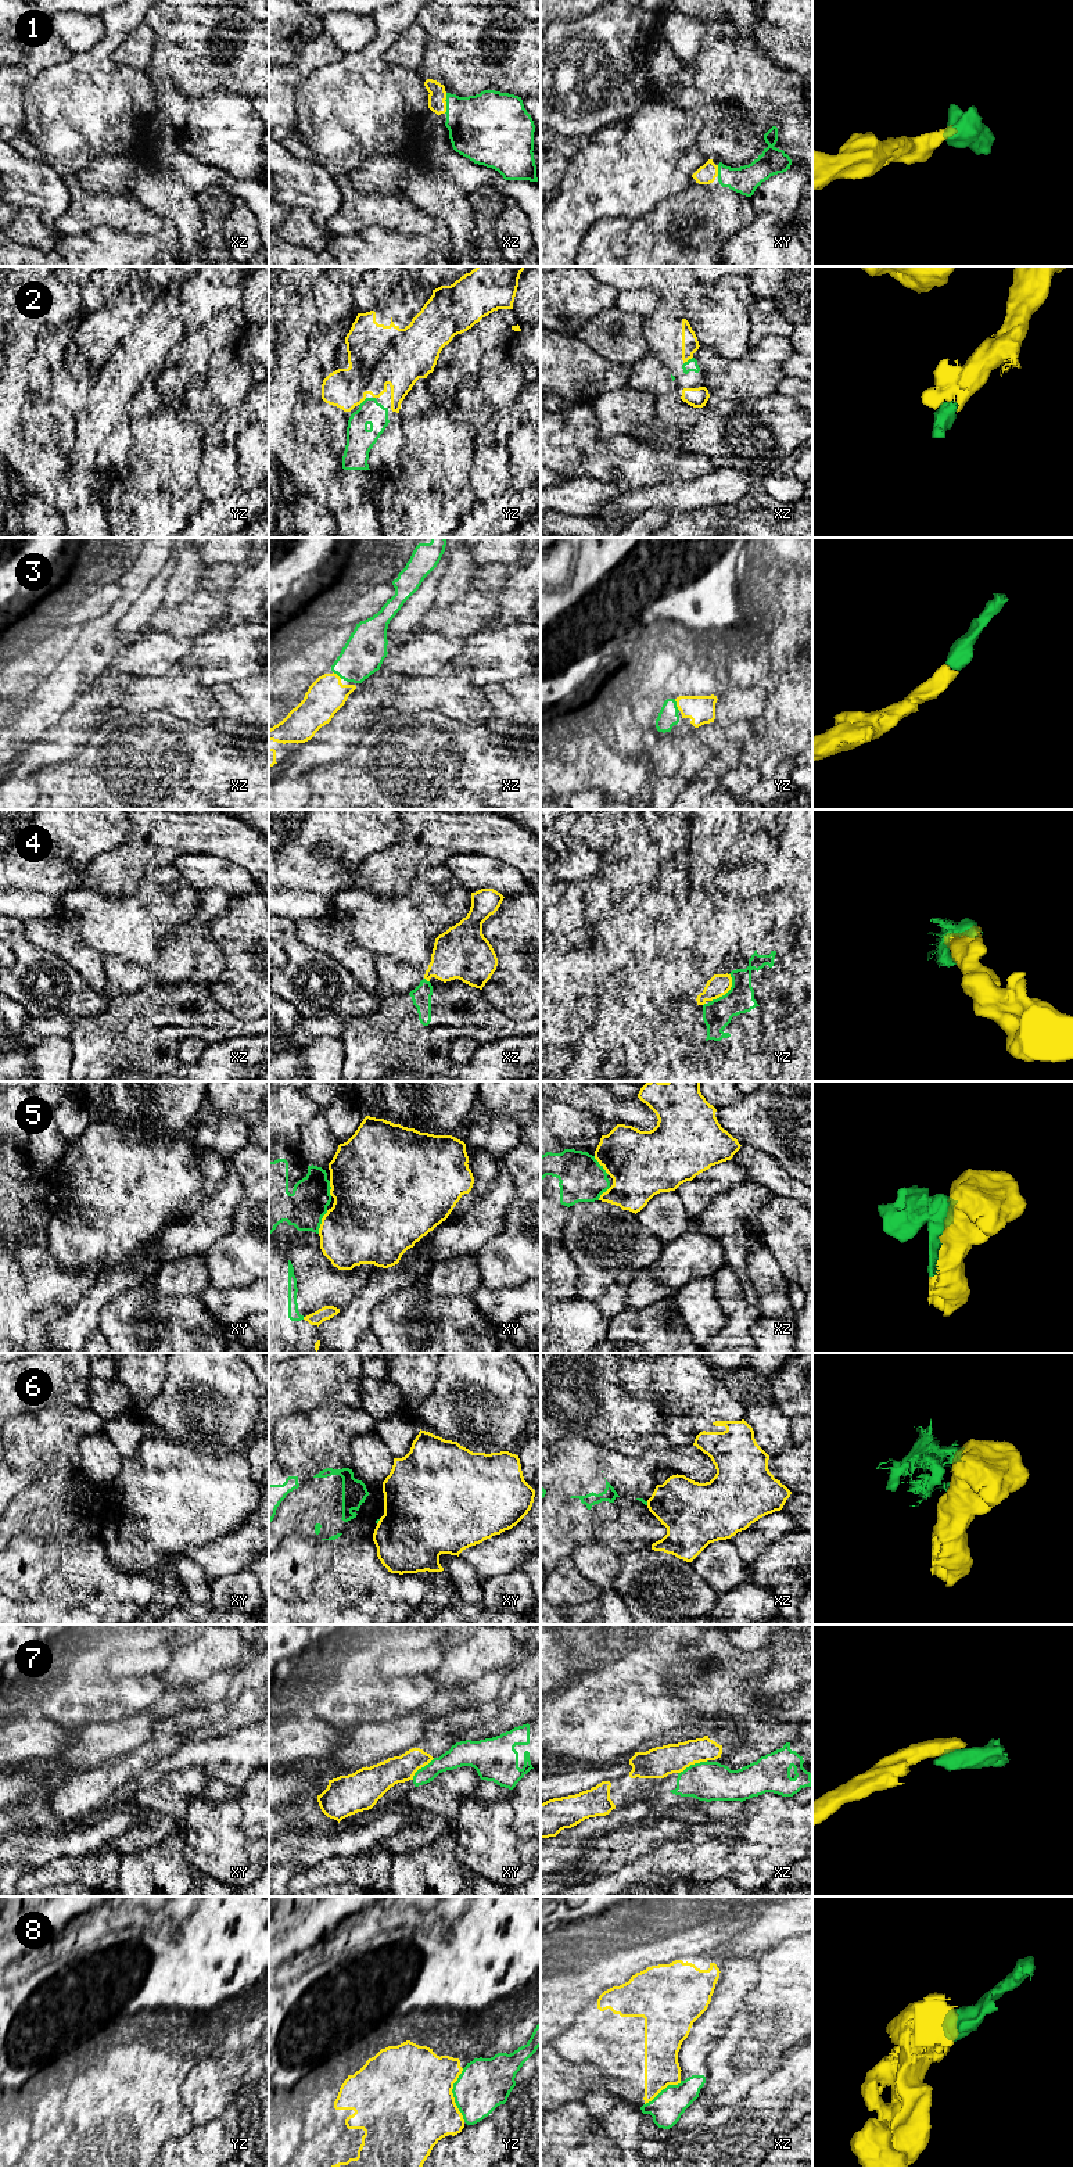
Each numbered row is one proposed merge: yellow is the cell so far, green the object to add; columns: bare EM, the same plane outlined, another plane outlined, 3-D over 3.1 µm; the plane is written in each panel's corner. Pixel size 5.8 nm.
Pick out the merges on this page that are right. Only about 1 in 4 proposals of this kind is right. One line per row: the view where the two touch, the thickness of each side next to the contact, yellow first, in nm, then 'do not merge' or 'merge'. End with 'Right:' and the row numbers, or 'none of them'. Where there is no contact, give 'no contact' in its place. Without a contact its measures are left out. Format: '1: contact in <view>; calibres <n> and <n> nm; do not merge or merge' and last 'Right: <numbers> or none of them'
1: contact in xz; calibres 100 and 380 nm; merge
2: contact in xz; calibres 100 and 70 nm; merge
3: contact in yz; calibres 160 and 120 nm; merge
4: contact in yz; calibres 120 and 170 nm; merge
5: contact in xy; calibres 440 and 240 nm; do not merge
6: contact in xy; calibres 460 and 20 nm; do not merge
7: contact in xz; calibres 180 and 220 nm; do not merge
8: contact in yz; calibres 500 and 300 nm; do not merge
Right: 1, 2, 3, 4

